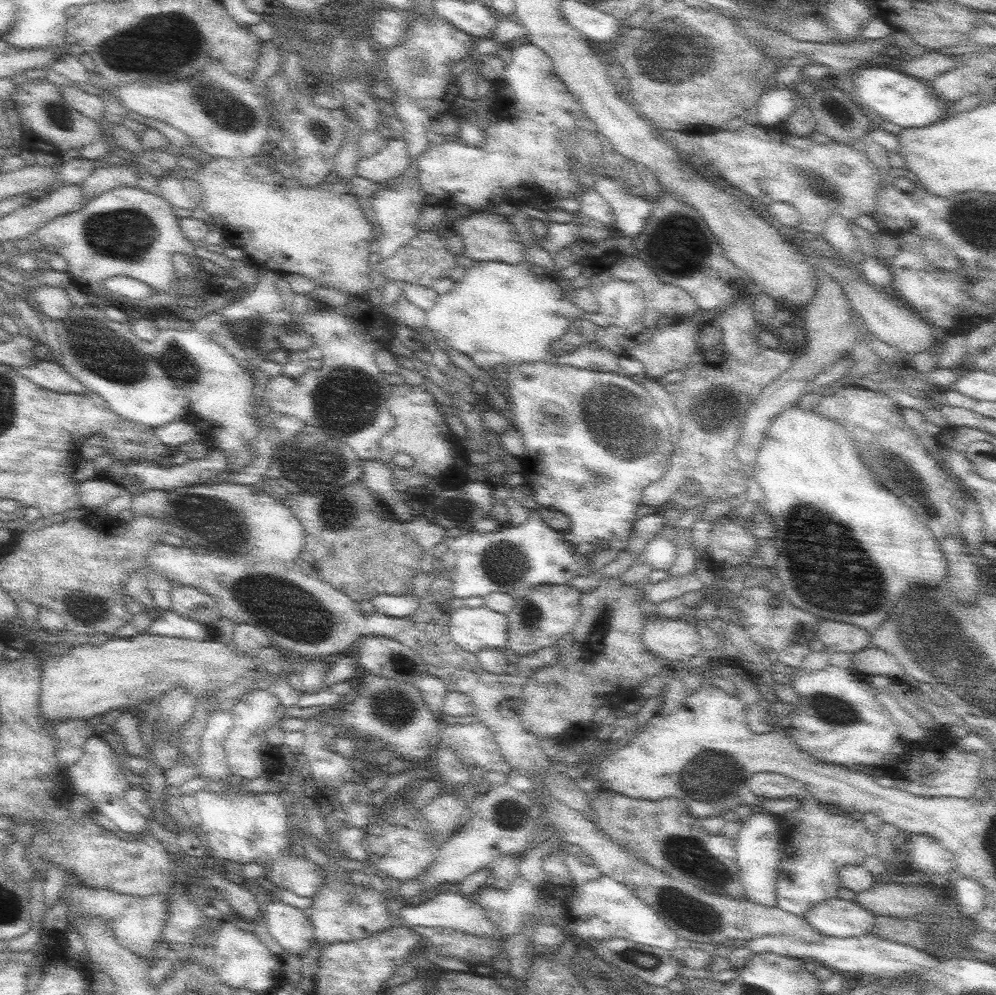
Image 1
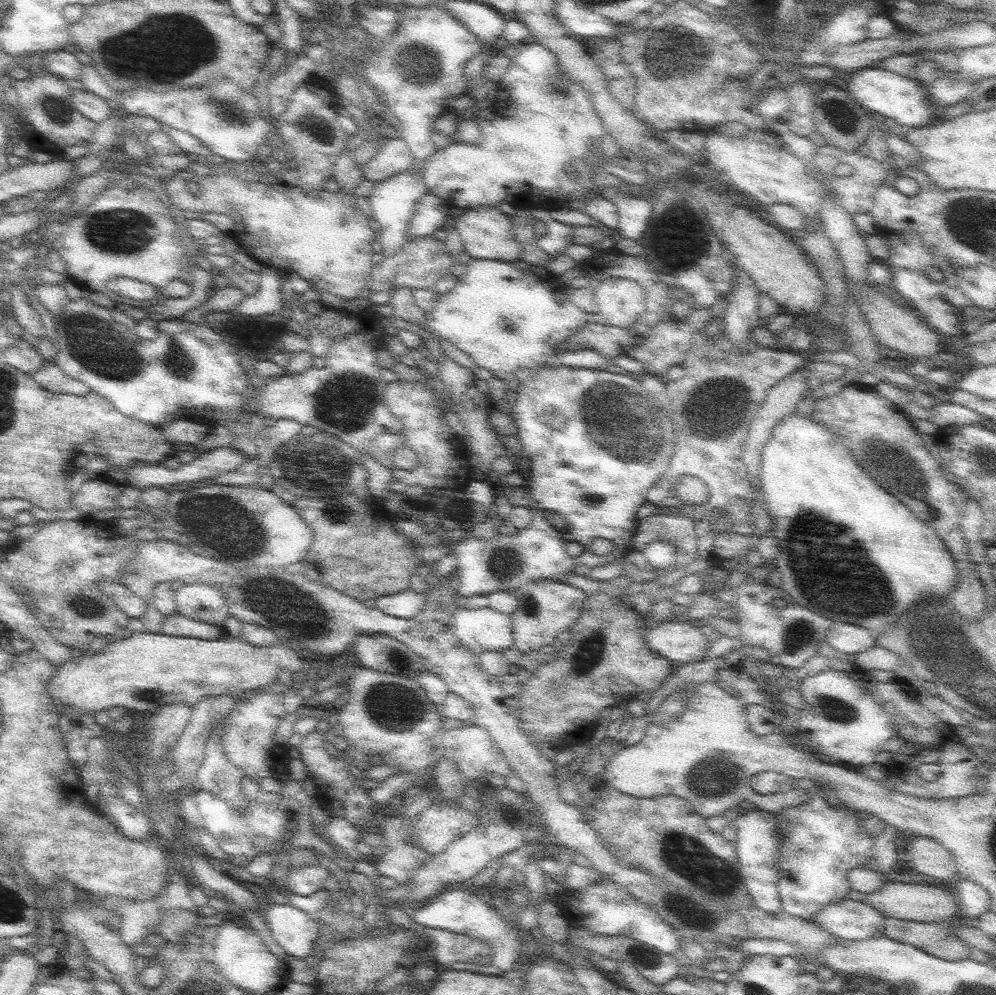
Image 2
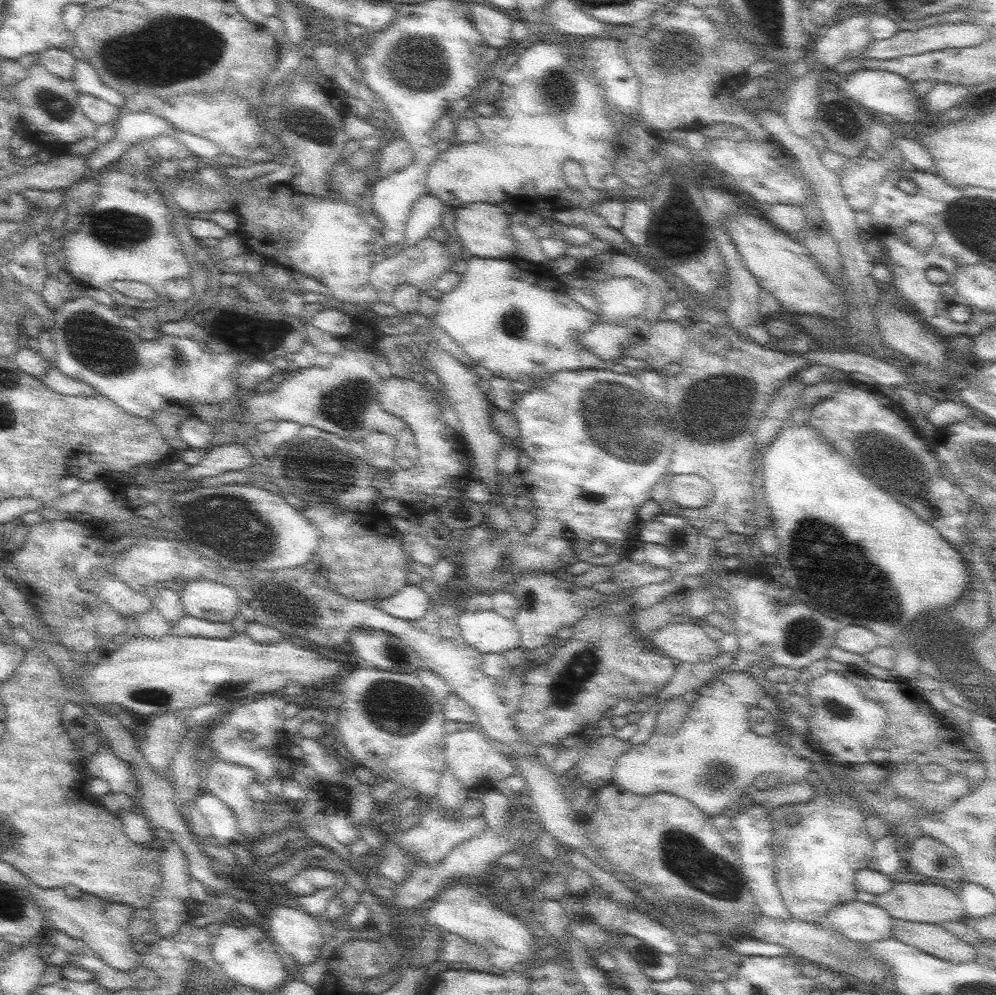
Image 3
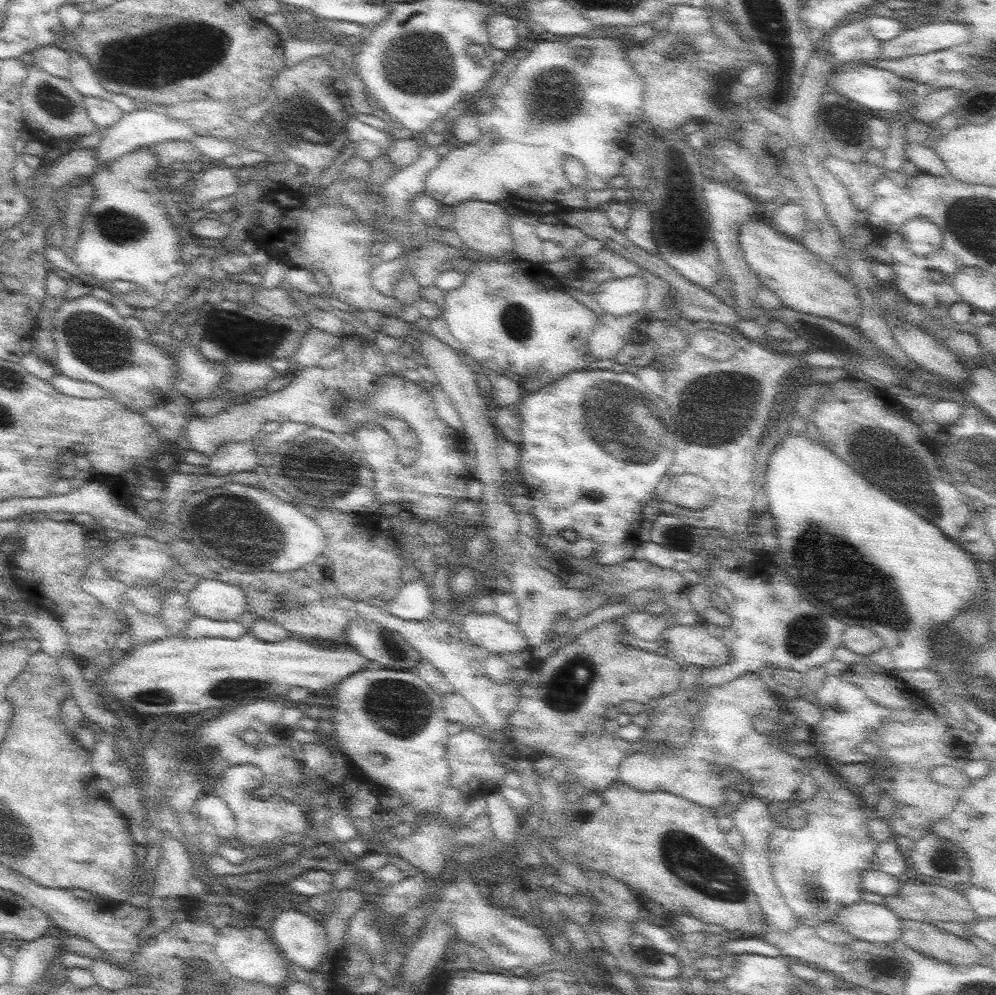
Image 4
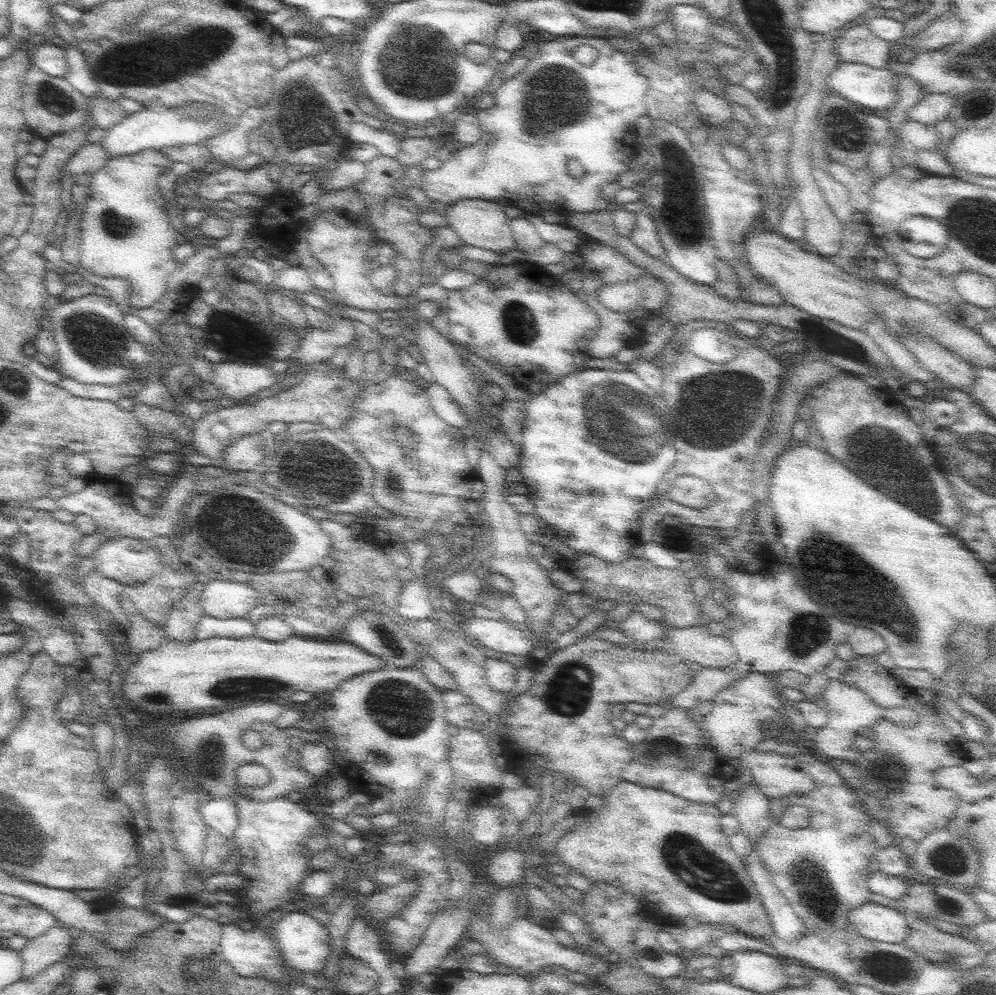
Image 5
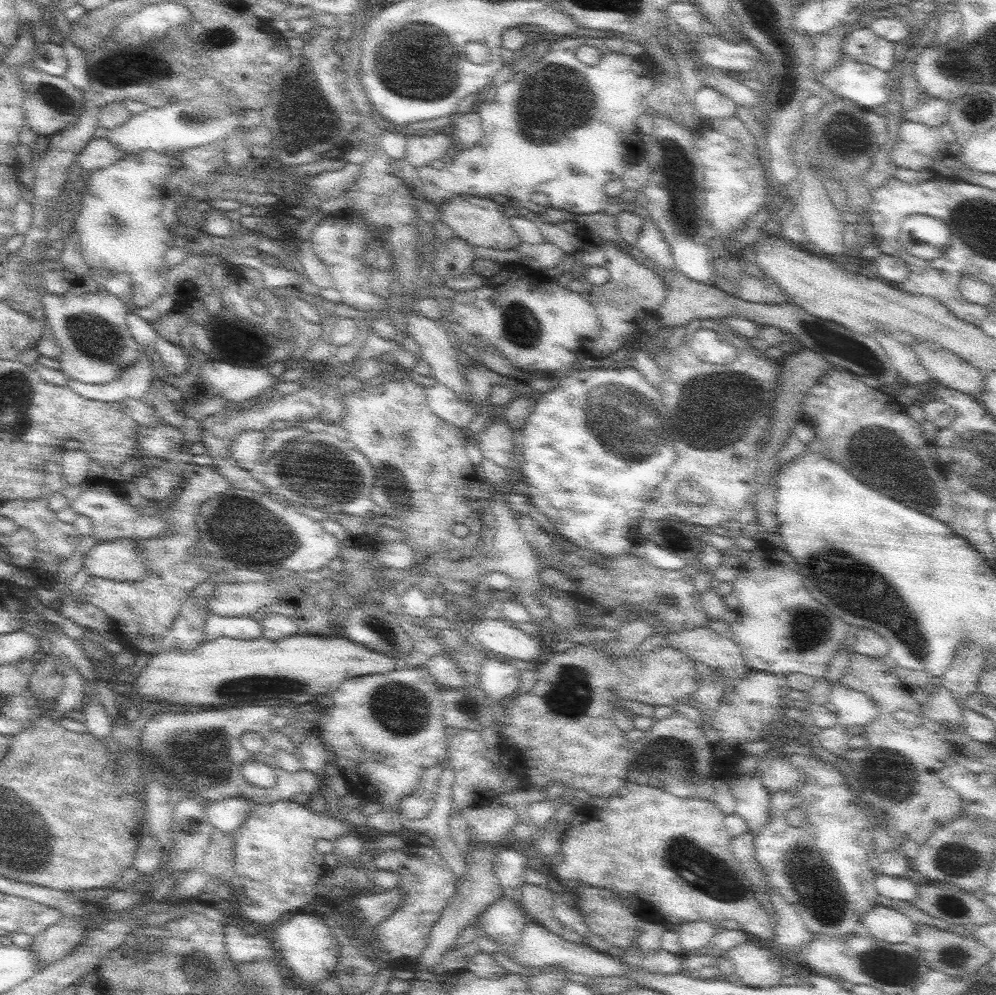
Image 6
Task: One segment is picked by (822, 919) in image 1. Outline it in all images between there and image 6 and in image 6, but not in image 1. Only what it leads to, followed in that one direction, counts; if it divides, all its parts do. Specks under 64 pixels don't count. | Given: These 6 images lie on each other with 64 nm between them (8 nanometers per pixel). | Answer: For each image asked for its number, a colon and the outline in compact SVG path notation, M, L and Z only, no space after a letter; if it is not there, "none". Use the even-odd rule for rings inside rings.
2: M847 898L823 906L811 922L819 924L819 928L825 928L829 934L835 934L837 940L867 940L883 934L883 914L865 902L855 902Z
3: M851 900L829 910L823 924L829 924L851 942L865 944L891 938L891 920L881 906Z
4: M859 900L851 906L841 908L831 922L853 934L857 940L877 946L901 938L901 920L883 904L869 904Z
5: M865 902L863 906L849 910L847 924L849 928L857 930L863 938L887 944L905 942L909 932L907 918L901 912L873 902Z
6: M877 904L861 914L861 930L865 930L875 940L903 944L913 938L915 924L905 914Z

